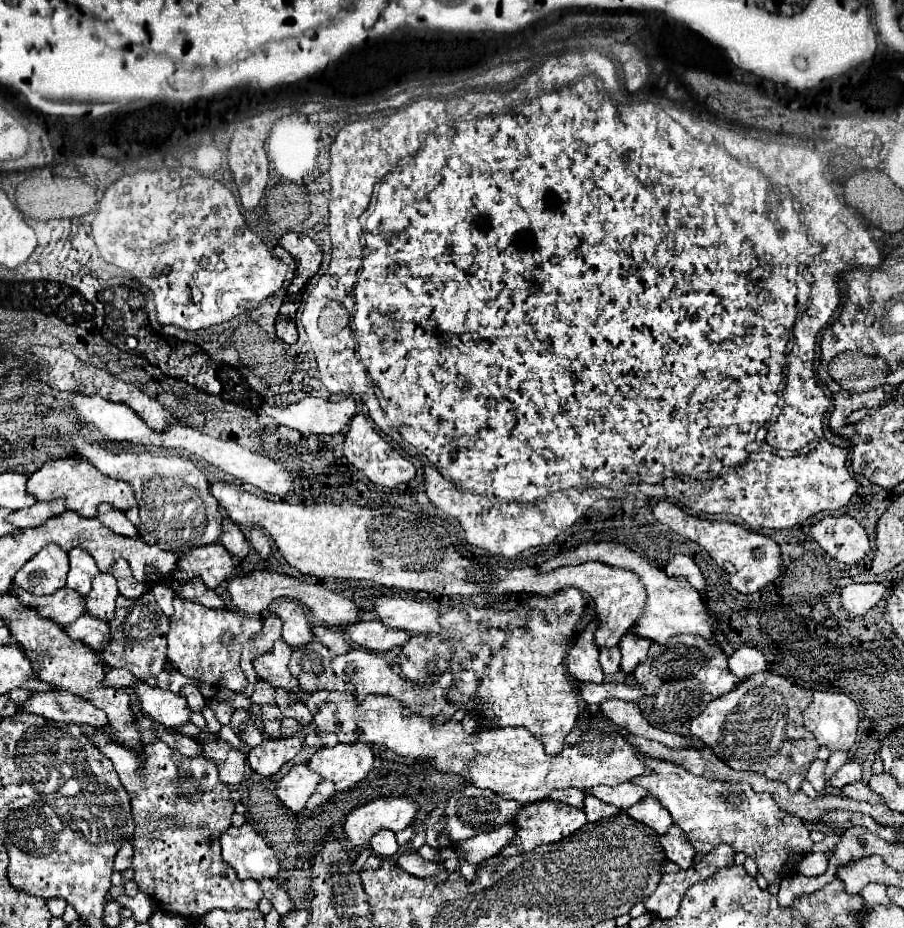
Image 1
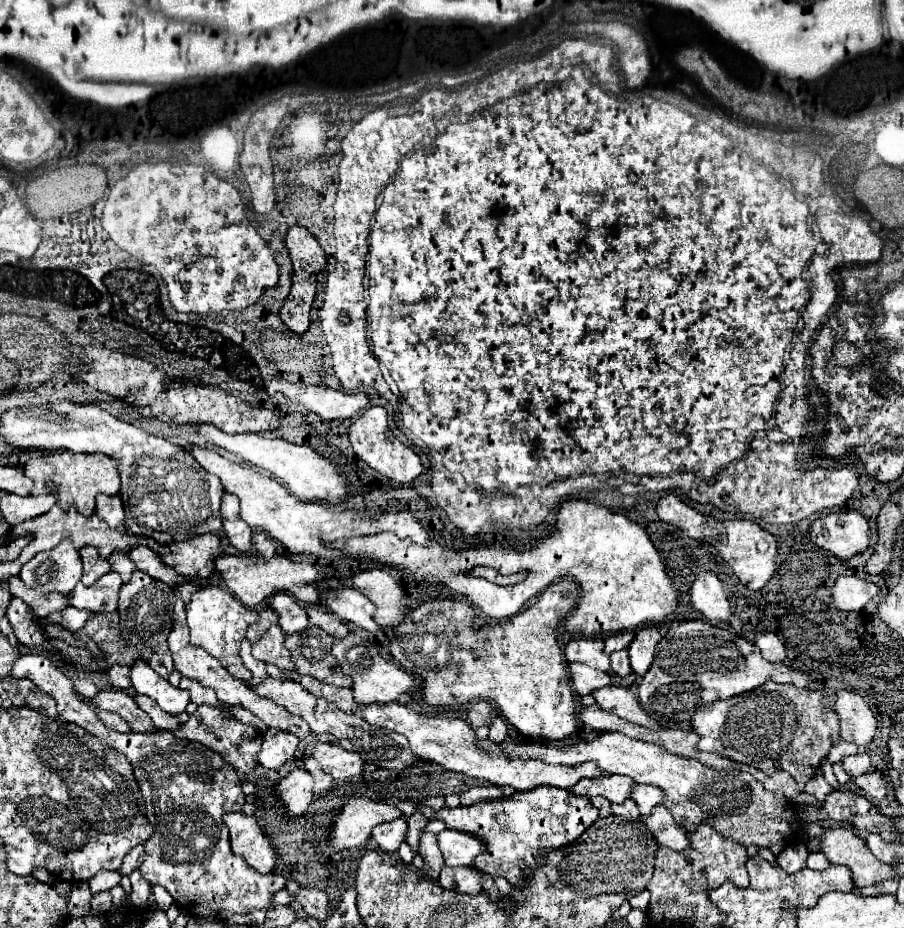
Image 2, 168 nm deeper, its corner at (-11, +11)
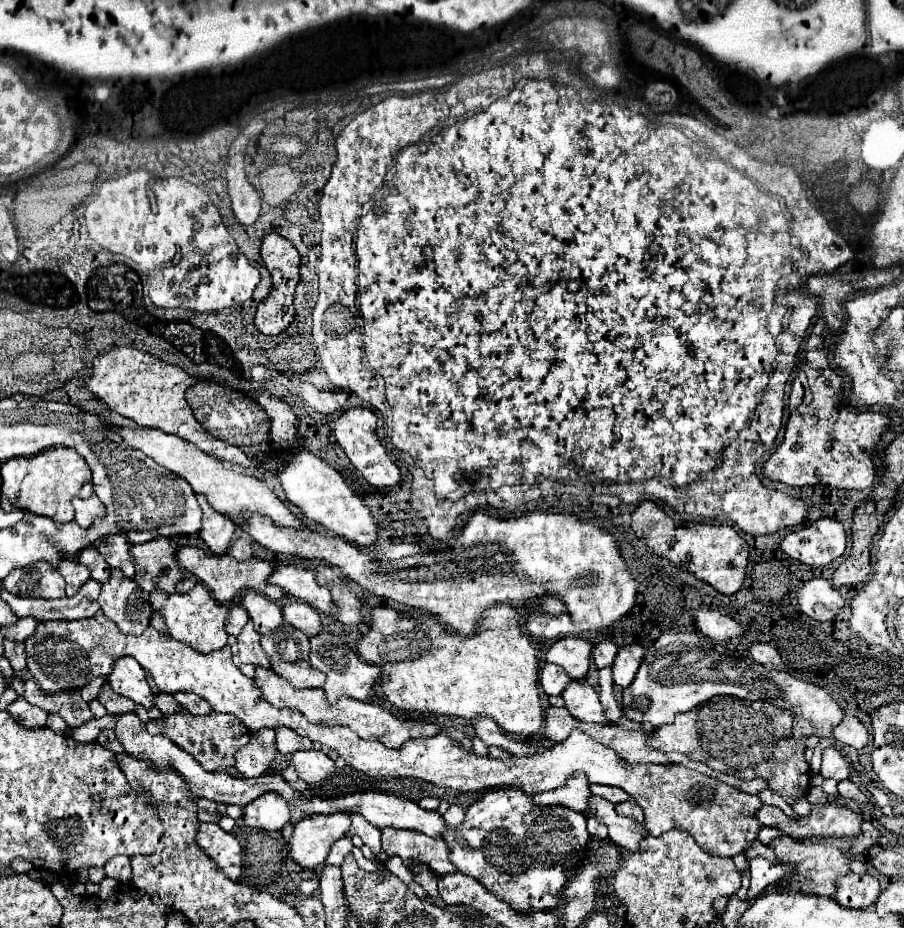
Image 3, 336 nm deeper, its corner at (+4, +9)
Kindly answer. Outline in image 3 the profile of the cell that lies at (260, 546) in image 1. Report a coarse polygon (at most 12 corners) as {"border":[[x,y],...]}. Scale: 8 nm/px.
{"border":[[237,538],[229,554],[245,560],[253,556],[251,542],[247,538]]}

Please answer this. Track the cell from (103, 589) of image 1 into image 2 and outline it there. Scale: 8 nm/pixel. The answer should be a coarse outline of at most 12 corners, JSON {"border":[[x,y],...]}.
{"border":[[108,572],[92,586],[78,584],[68,606],[116,612],[120,574]]}

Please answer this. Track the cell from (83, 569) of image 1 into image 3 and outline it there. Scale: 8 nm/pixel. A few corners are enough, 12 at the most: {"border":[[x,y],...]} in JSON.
{"border":[[61,562],[59,572],[67,582],[67,596],[91,578],[81,562]]}

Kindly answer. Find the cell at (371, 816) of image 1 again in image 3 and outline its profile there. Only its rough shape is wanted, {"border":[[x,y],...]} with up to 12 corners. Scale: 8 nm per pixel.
{"border":[[351,814],[299,820],[287,840],[303,868],[325,862],[347,834]]}

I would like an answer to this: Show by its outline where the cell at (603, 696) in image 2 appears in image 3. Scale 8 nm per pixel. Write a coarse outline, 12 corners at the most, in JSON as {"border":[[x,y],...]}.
{"border":[[587,682],[563,690],[567,710],[581,722],[609,724],[599,694]]}

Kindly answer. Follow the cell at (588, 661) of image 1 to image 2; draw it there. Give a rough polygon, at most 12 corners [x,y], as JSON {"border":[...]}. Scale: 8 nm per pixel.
{"border":[[578,638],[564,648],[568,662],[608,672],[600,638]]}

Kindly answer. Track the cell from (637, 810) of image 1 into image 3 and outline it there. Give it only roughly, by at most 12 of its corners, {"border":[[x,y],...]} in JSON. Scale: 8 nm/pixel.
{"border":[[591,784],[593,794],[609,800],[611,804],[629,800],[625,790],[613,786]]}

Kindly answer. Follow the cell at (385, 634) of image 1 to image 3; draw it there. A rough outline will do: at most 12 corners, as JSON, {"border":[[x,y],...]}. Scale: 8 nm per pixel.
{"border":[[279,564],[269,582],[333,616],[337,604],[311,570]]}

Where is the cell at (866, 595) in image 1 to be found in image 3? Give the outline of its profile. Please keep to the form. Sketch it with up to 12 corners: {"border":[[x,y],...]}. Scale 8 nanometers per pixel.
{"border":[[813,578],[797,592],[801,610],[819,622],[843,608],[849,588]]}

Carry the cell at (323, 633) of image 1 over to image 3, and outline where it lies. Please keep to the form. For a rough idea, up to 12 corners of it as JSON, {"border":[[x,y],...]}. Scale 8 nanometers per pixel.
{"border":[[301,600],[283,606],[283,618],[309,638],[323,630],[317,610]]}

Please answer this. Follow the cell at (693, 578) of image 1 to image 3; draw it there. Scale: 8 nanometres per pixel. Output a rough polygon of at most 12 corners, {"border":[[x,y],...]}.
{"border":[[695,608],[695,624],[705,636],[729,640],[743,634],[731,616]]}

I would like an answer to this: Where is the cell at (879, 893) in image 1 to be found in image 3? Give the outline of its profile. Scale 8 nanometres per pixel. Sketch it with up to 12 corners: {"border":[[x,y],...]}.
{"border":[[871,874],[837,880],[835,900],[847,908],[873,906],[881,894]]}

